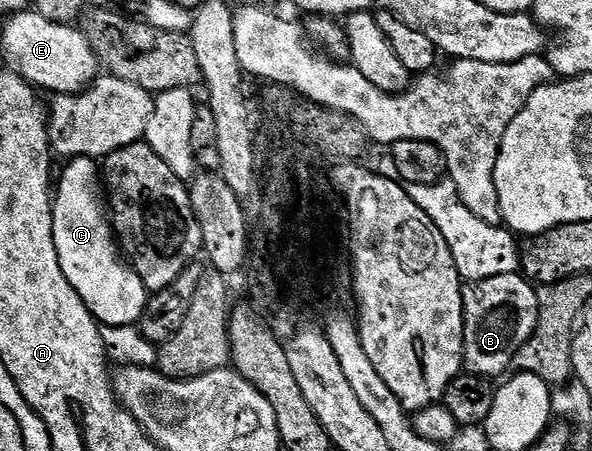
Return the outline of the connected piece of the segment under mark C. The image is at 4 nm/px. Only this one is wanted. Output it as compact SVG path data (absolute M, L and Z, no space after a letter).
M75 158L64 163L65 171L61 174L61 179L56 179L55 193L52 195L53 200L53 239L55 240L55 252L59 252L59 268L63 268L63 276L67 276L67 280L71 284L71 288L75 288L75 292L79 292L79 296L83 300L83 304L87 304L87 308L97 319L102 327L104 326L132 326L137 324L144 314L144 308L147 301L147 291L143 280L139 280L139 276L134 272L132 266L123 261L122 255L119 253L118 243L115 241L115 235L110 219L107 217L107 206L103 201L103 174L99 169L98 163L92 158Z

